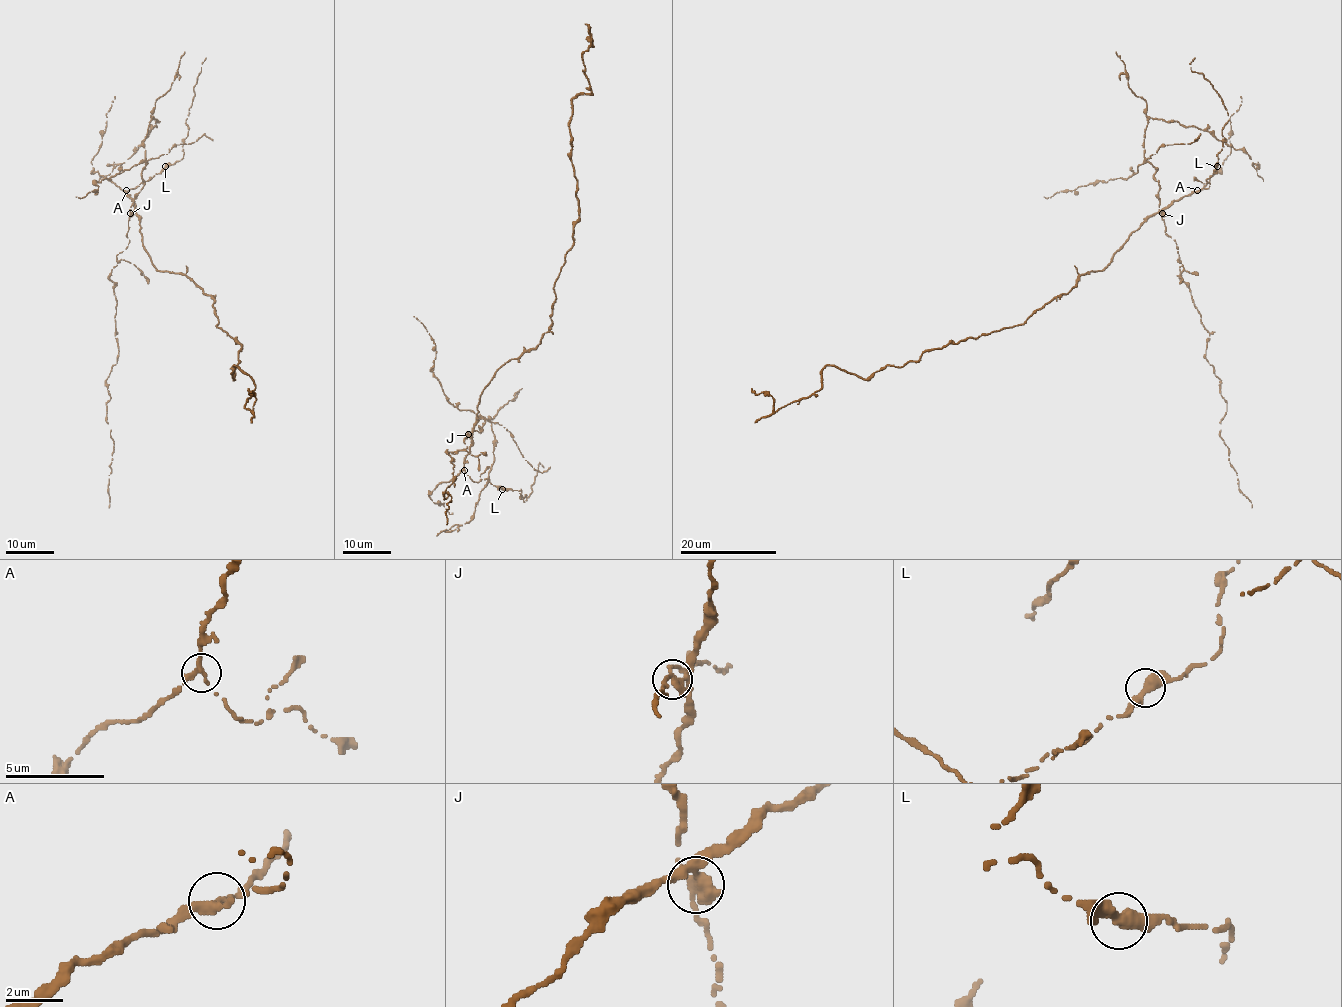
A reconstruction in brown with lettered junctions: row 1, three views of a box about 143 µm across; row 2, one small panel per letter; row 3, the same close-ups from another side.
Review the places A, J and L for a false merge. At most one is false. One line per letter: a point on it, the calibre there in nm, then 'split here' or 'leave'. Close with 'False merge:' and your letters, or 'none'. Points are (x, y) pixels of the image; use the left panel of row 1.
A: (126, 190) | 260 nm | leave
J: (130, 213) | 340 nm | split here
L: (165, 166) | 400 nm | leave
False merge: J

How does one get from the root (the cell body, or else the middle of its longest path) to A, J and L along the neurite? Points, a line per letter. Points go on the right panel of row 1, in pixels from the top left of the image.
A: (1090, 272), (1102, 271), (1128, 237), (1151, 215), (1197, 190)
J: (1090, 272), (1102, 271), (1133, 232), (1151, 215), (1161, 213)
L: (1090, 272), (1102, 271), (1128, 237), (1151, 215), (1185, 195), (1208, 188), (1206, 179), (1217, 166)

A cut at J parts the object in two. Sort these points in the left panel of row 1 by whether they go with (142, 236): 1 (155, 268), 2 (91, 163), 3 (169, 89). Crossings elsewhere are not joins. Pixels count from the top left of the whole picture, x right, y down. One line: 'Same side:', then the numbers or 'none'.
Same side: 1, 2

